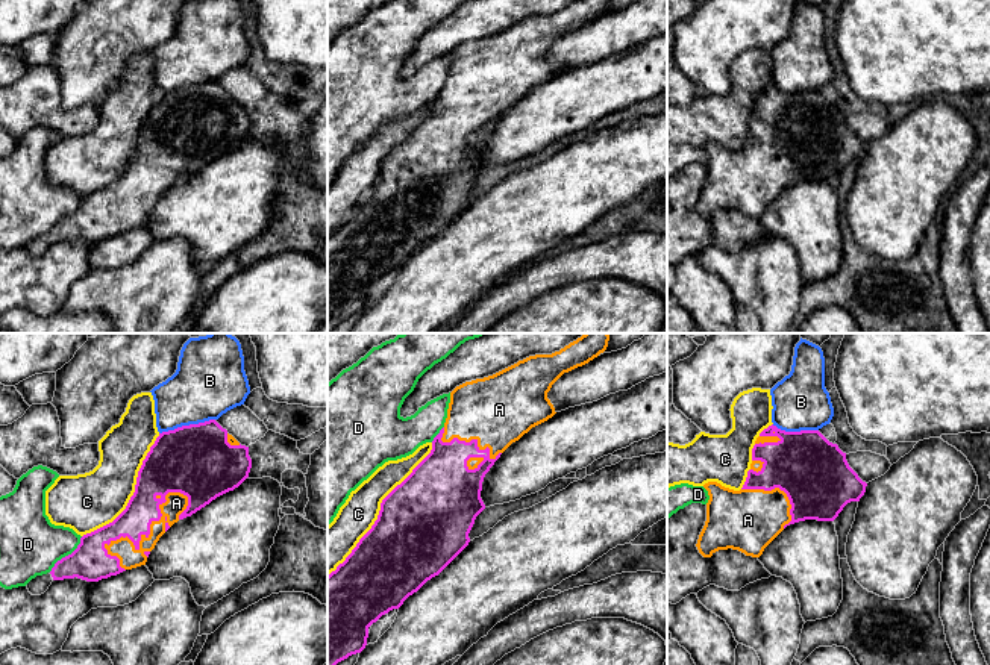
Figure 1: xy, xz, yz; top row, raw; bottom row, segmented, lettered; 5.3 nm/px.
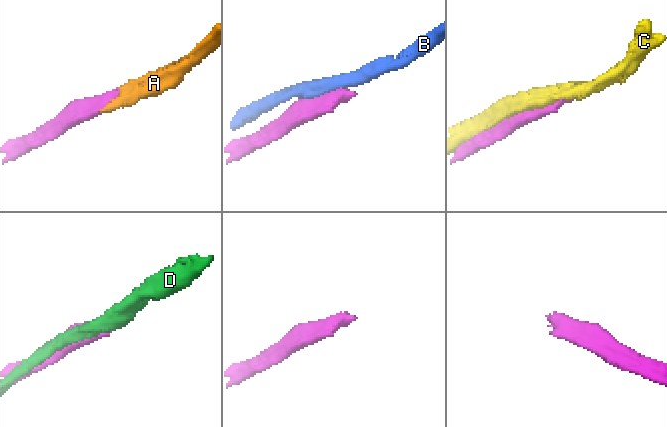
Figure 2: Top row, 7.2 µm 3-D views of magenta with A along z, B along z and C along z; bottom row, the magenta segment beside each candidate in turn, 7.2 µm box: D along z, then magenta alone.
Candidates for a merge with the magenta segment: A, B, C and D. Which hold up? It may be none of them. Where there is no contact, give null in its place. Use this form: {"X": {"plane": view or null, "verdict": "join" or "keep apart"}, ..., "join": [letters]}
{"A": {"plane": "xy", "verdict": "join"}, "B": {"plane": "xy", "verdict": "keep apart"}, "C": {"plane": "xz", "verdict": "keep apart"}, "D": {"plane": "xy", "verdict": "keep apart"}, "join": ["A"]}

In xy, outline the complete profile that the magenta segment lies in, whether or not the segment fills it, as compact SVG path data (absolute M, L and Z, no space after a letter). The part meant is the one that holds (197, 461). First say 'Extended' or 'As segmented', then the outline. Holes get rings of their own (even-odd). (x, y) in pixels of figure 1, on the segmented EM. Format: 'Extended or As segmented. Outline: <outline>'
Extended. Outline: M215 420L159 433L143 461L126 509L112 523L83 535L71 554L55 564L50 571L53 580L77 577L99 582L146 565L159 538L174 523L238 488L249 477L250 468L249 447L241 445Z

